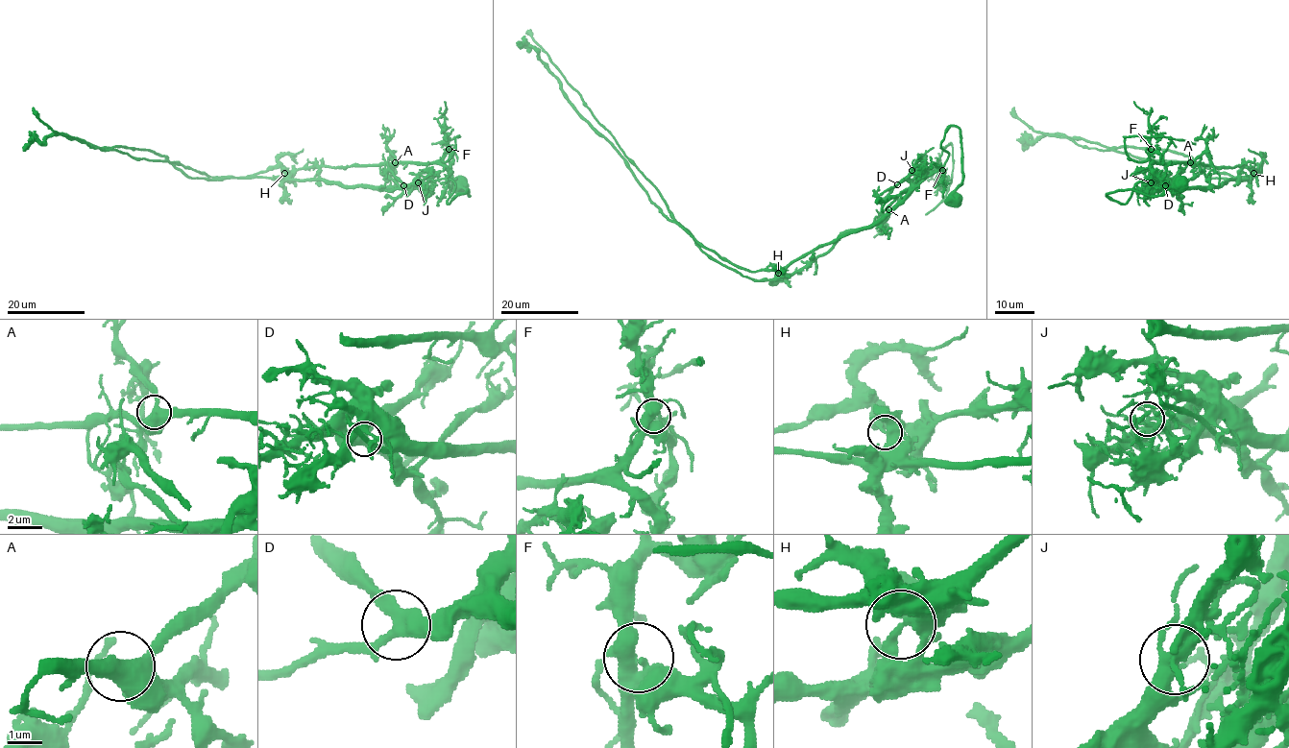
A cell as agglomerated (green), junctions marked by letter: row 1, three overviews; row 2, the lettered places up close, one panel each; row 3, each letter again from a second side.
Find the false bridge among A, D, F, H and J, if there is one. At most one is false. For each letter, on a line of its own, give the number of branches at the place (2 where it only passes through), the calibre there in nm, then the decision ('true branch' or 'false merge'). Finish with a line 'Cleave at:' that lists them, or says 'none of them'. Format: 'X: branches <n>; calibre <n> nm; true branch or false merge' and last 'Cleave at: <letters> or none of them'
A: branches 3; calibre 400 nm; true branch
D: branches 3; calibre 360 nm; true branch
F: branches 3; calibre 480 nm; true branch
H: branches 3; calibre 400 nm; false merge
J: branches 3; calibre 280 nm; true branch
Cleave at: H

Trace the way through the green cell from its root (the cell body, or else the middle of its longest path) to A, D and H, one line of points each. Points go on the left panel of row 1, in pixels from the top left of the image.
A: (460, 185), (469, 195), (468, 189), (448, 204), (455, 184), (443, 165), (395, 162)
D: (460, 185), (469, 195), (468, 189), (449, 204), (448, 198), (455, 186), (449, 179), (426, 176), (403, 185)
H: (460, 185), (469, 195), (448, 204), (455, 186), (449, 179), (371, 187), (284, 173)

